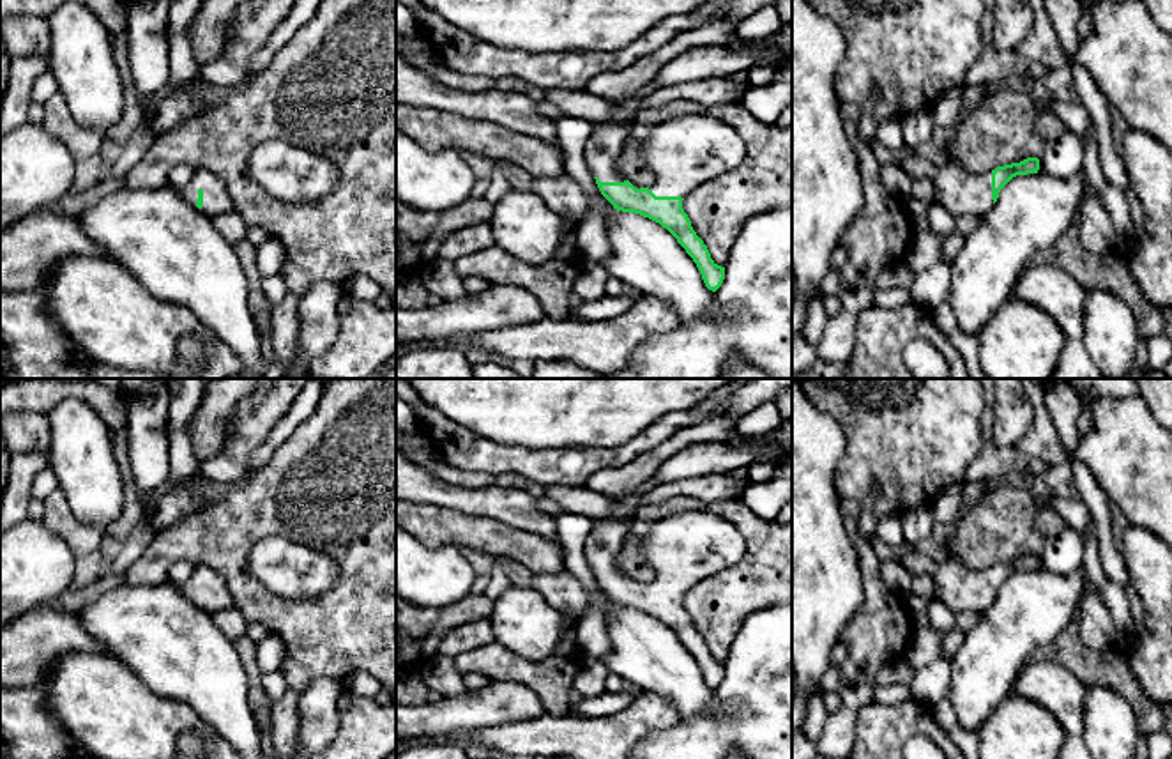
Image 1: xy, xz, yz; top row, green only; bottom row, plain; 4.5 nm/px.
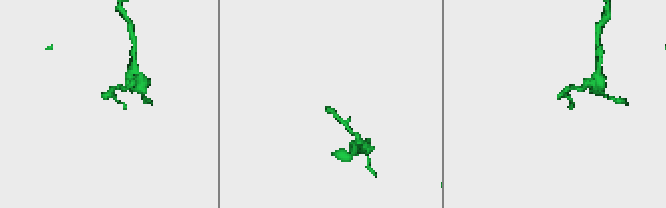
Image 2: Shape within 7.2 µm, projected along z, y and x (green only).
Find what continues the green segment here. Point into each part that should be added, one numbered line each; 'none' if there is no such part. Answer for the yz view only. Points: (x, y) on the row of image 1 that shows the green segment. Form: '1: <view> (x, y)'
1: yz (960, 193)

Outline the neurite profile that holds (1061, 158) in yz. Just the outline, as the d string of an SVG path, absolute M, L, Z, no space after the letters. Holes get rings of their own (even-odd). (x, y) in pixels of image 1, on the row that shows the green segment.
M1068 131L1059 140L1048 142L1038 159L1038 173L1066 179L1084 166L1084 138Z

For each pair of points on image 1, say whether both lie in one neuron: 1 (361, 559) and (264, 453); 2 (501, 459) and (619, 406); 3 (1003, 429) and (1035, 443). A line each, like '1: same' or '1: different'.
1: different
2: different
3: different

